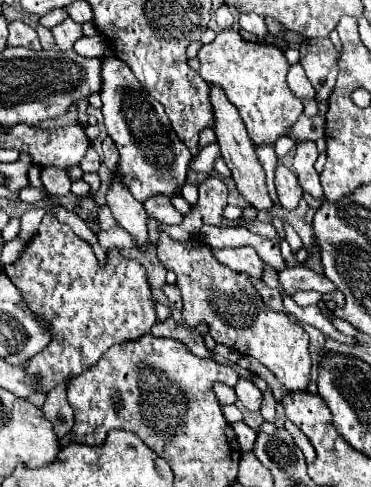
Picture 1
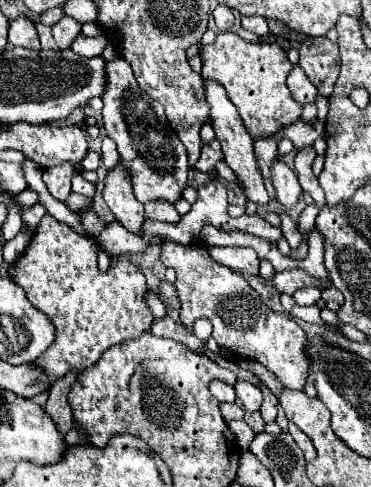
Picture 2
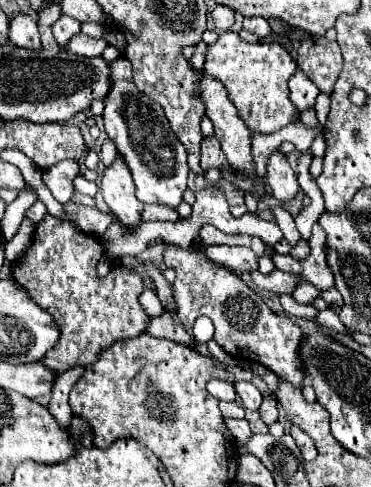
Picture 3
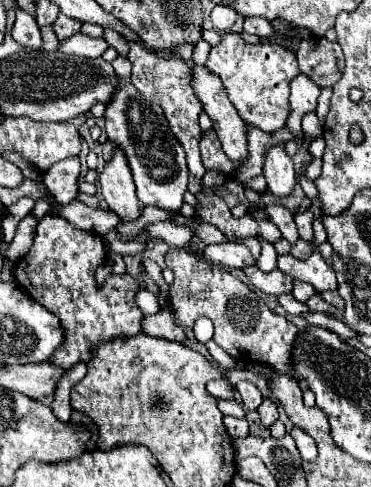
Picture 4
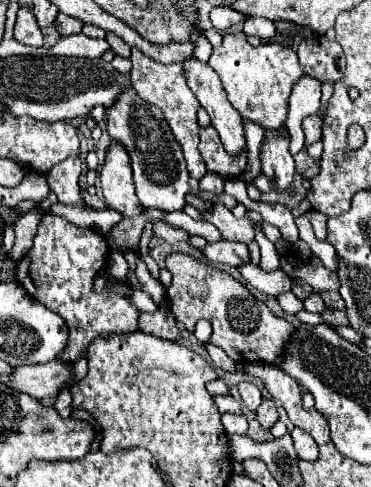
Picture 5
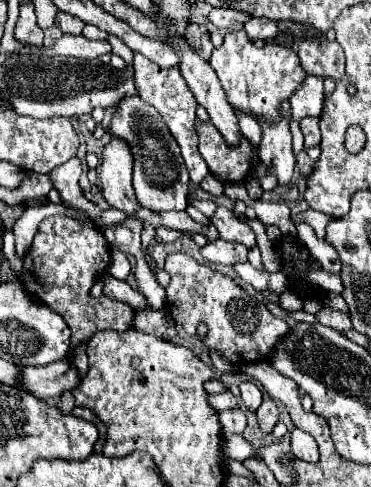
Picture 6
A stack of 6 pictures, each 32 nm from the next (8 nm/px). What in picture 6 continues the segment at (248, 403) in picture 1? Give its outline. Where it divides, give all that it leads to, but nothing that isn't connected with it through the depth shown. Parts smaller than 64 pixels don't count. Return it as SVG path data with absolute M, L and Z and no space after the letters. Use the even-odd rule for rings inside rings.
M242 382L240 384L240 396L242 396L244 406L252 412L258 410L258 406L262 404L262 392L254 382Z

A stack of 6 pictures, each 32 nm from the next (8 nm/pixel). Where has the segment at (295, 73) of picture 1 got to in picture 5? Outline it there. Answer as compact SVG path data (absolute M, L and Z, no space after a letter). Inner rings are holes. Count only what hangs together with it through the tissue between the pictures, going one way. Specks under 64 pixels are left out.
M302 76L298 84L294 84L290 94L290 110L286 128L290 134L290 152L298 154L304 148L304 132L302 132L302 118L310 114L318 114L320 108L320 88L310 76Z

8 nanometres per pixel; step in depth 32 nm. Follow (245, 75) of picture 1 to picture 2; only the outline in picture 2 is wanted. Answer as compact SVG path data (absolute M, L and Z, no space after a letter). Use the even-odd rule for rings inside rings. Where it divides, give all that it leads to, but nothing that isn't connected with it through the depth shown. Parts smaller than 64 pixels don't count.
M228 30L220 32L212 44L202 46L200 58L202 78L214 80L226 88L230 102L238 108L238 114L254 140L270 138L300 118L302 106L292 98L286 86L292 64L278 44L250 44L244 42L236 32Z

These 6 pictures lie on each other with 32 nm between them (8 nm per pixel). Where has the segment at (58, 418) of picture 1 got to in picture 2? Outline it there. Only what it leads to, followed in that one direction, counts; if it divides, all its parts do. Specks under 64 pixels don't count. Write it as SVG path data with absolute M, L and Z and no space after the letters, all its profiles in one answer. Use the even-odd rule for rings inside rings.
M69 372L66 376L59 379L48 392L48 402L46 402L44 410L56 422L58 430L60 430L60 424L62 426L72 424L72 408L68 406L66 396L68 396L68 388L72 387L77 377L77 372Z

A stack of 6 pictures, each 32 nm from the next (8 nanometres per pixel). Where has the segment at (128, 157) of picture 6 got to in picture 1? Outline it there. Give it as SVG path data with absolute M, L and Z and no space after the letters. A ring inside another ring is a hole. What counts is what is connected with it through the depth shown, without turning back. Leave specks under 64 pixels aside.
M112 176L112 184L108 188L108 206L116 218L116 222L134 238L134 242L138 244L140 252L146 252L148 248L148 232L146 232L146 224L148 224L148 214L144 210L144 204L138 202L128 188L124 188L124 184L120 184L120 180L116 180L116 176Z

